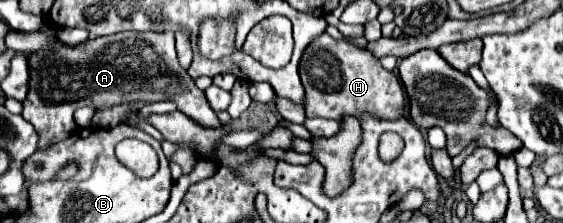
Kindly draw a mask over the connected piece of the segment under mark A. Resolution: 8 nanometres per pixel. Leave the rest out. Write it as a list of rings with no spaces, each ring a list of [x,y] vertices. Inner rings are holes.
[[[121,32],[87,40],[75,48],[59,44],[57,52],[33,52],[29,64],[33,64],[33,72],[29,100],[23,102],[23,118],[35,126],[39,148],[65,140],[75,128],[73,112],[89,104],[103,108],[131,100],[171,100],[199,124],[221,124],[209,106],[205,92],[199,90],[195,80],[177,64],[171,32]]]

